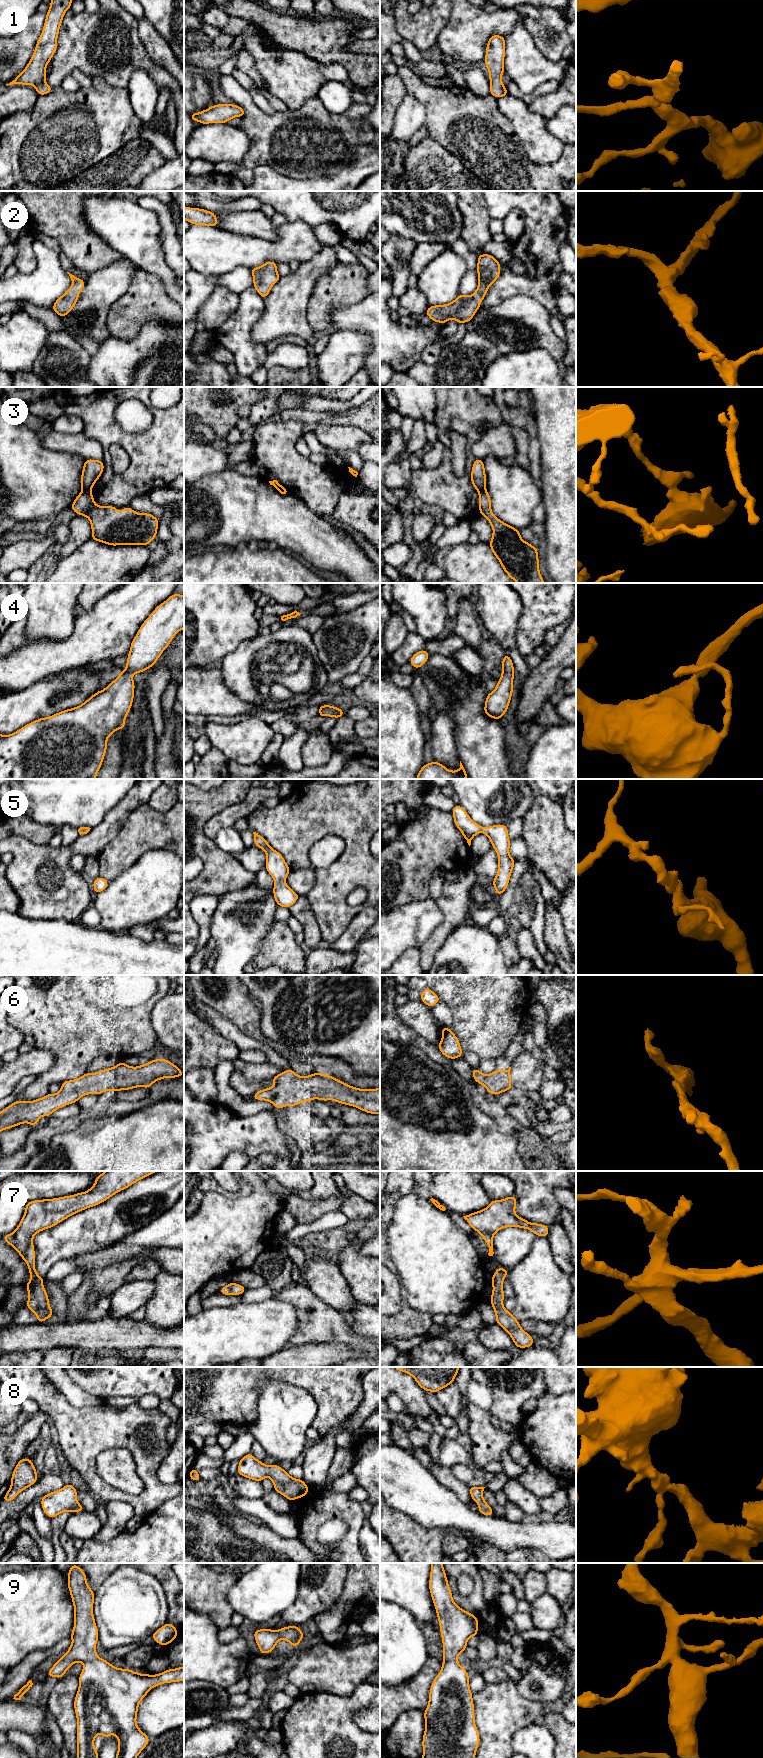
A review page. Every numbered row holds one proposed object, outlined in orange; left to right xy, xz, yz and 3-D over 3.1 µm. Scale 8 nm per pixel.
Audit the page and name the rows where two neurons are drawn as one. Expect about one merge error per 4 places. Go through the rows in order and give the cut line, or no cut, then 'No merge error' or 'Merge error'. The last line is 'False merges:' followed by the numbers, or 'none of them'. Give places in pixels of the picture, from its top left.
1: No split. No merge error
2: No split. No merge error
3: Split along xy (90, 488), (82, 490). Merge error
4: No split. No merge error
5: No split. No merge error
6: No split. No merge error
7: No split. No merge error
8: No split. No merge error
9: No split. No merge error
False merges: 3

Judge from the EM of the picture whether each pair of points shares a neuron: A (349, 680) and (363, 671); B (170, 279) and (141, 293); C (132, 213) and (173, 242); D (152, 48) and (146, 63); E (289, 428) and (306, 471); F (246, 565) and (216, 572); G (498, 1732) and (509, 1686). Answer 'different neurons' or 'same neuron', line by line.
A: same neuron
B: different neurons
C: different neurons
D: different neurons
E: same neuron
F: same neuron
G: same neuron

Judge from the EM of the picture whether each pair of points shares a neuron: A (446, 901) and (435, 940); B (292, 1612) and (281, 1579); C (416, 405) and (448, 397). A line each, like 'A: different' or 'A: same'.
A: same
B: different
C: different

